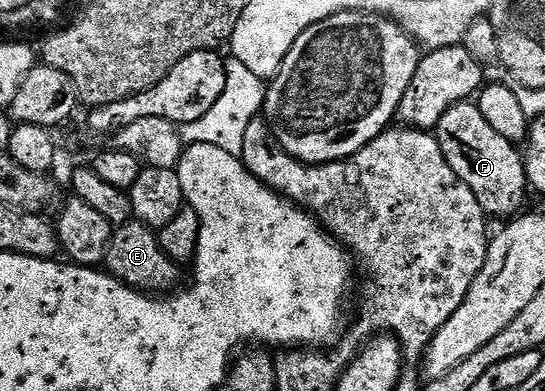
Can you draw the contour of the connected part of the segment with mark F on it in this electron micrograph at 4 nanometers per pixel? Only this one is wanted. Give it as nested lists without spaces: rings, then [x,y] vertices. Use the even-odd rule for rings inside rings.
[[[464,102],[445,110],[441,122],[433,129],[433,135],[441,146],[441,154],[445,154],[445,162],[449,162],[449,166],[453,166],[453,174],[473,190],[487,217],[511,218],[524,211],[523,199],[529,193],[524,153],[501,138],[501,134],[485,122],[485,114],[481,114],[478,103]]]

